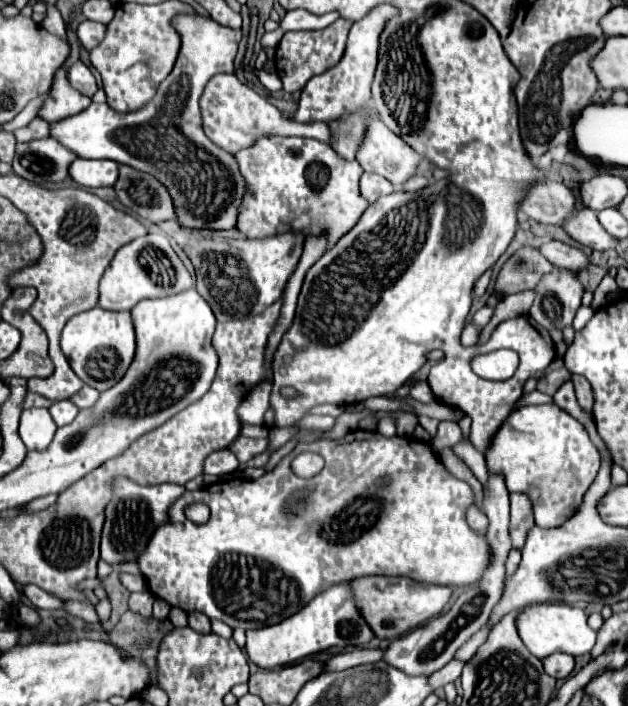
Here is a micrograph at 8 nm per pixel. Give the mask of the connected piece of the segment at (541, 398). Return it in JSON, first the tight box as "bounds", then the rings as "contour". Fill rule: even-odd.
{"bounds":[515,390,553,408],"contour":[[[534,390],[531,393],[524,394],[517,401],[515,408],[519,408],[519,406],[546,404],[551,402],[553,403],[553,398],[549,395],[539,392],[538,390]]]}

